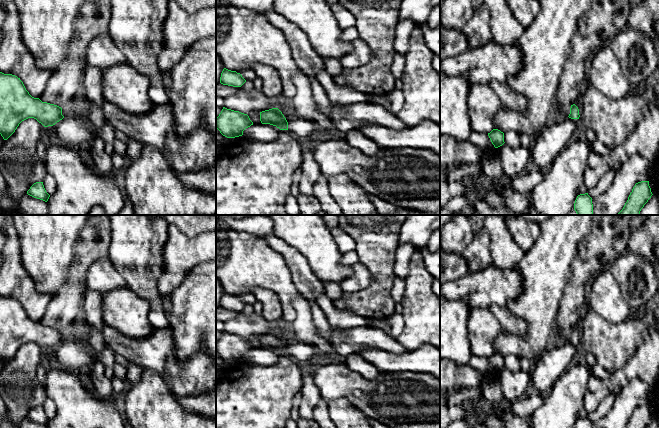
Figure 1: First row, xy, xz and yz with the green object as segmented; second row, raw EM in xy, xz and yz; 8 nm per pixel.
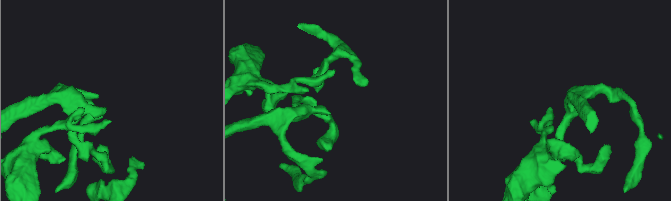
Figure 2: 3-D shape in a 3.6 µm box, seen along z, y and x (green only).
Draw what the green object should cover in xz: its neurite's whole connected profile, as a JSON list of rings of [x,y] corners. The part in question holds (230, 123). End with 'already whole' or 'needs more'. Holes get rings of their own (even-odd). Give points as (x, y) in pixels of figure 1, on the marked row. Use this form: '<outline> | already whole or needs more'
[[[223,107],[216,117],[216,128],[227,138],[235,138],[243,135],[243,131],[253,125],[247,114]]] | already whole

